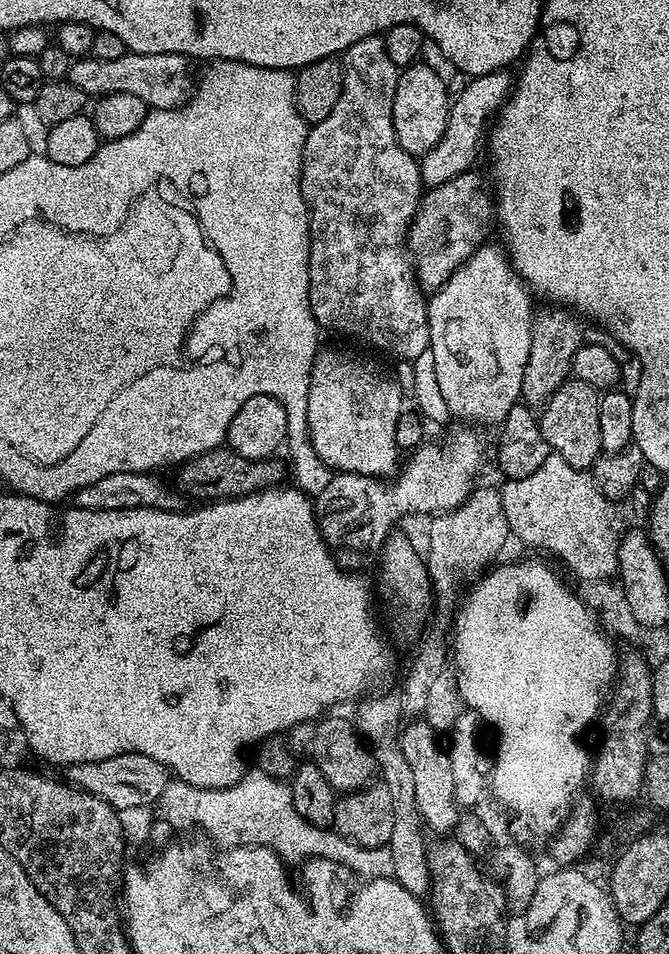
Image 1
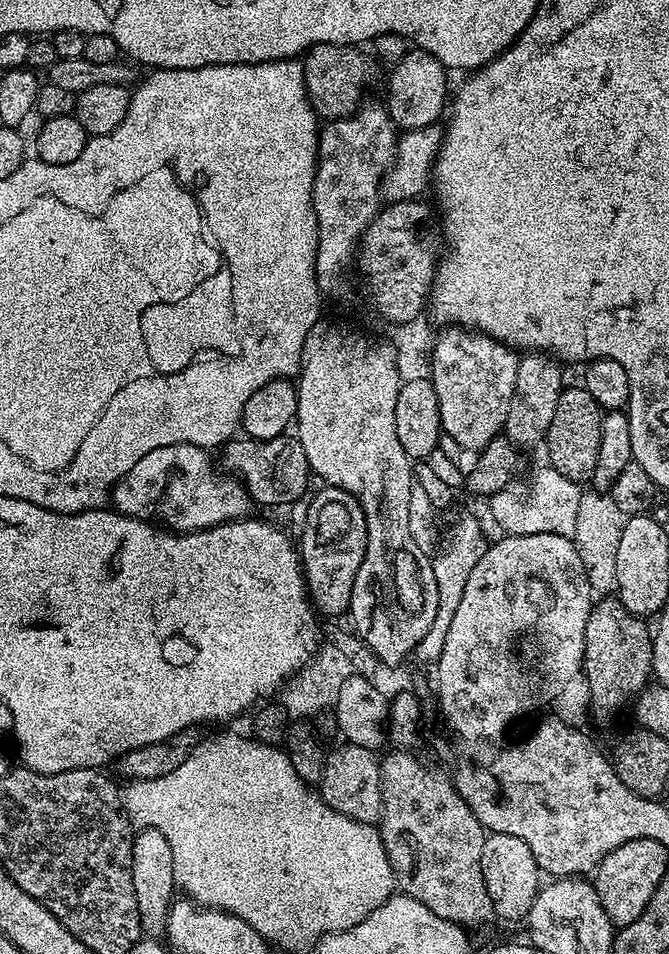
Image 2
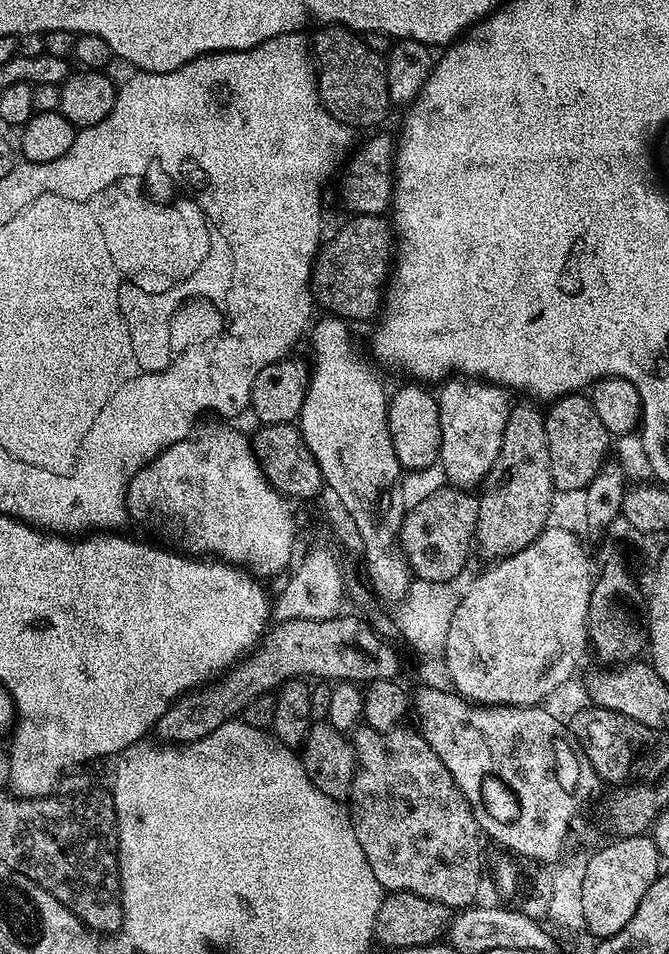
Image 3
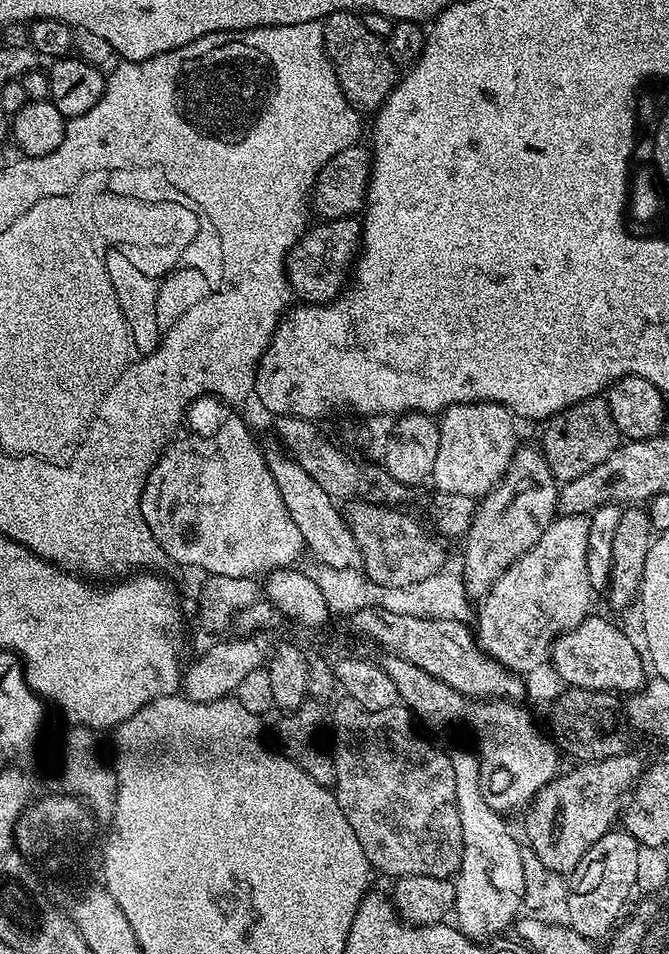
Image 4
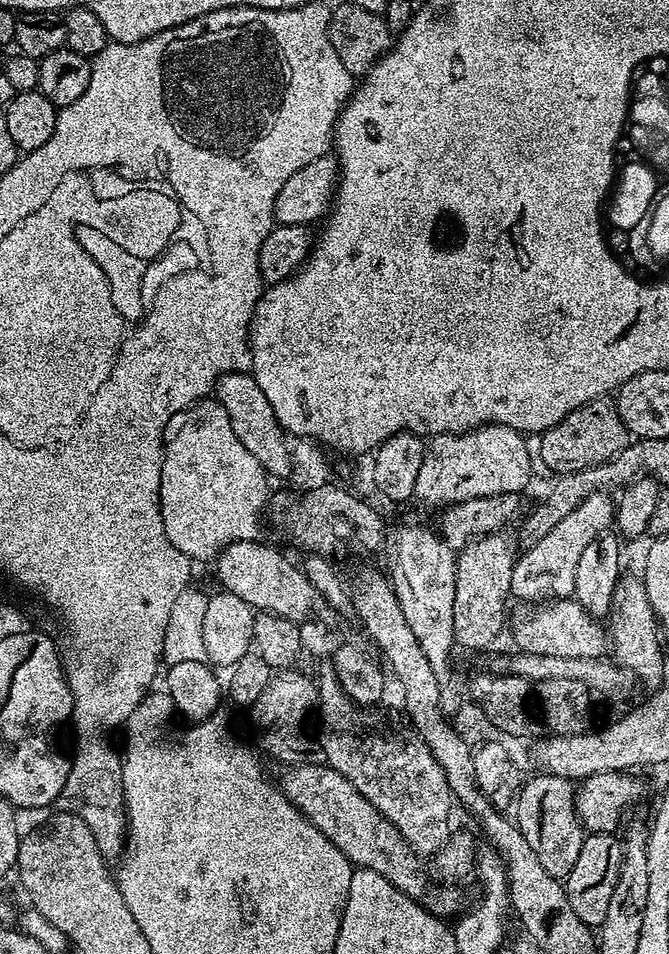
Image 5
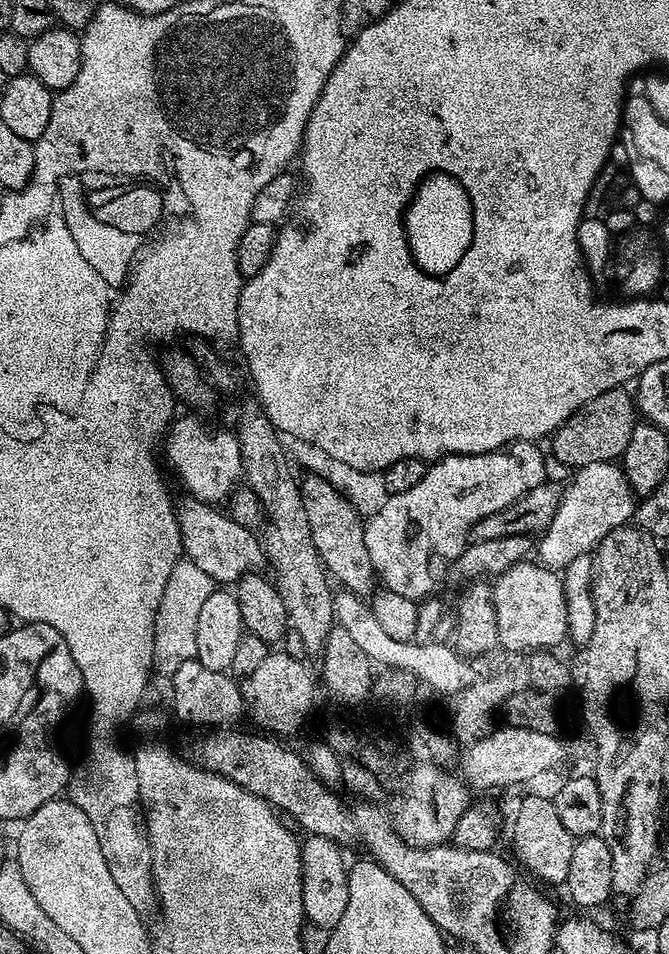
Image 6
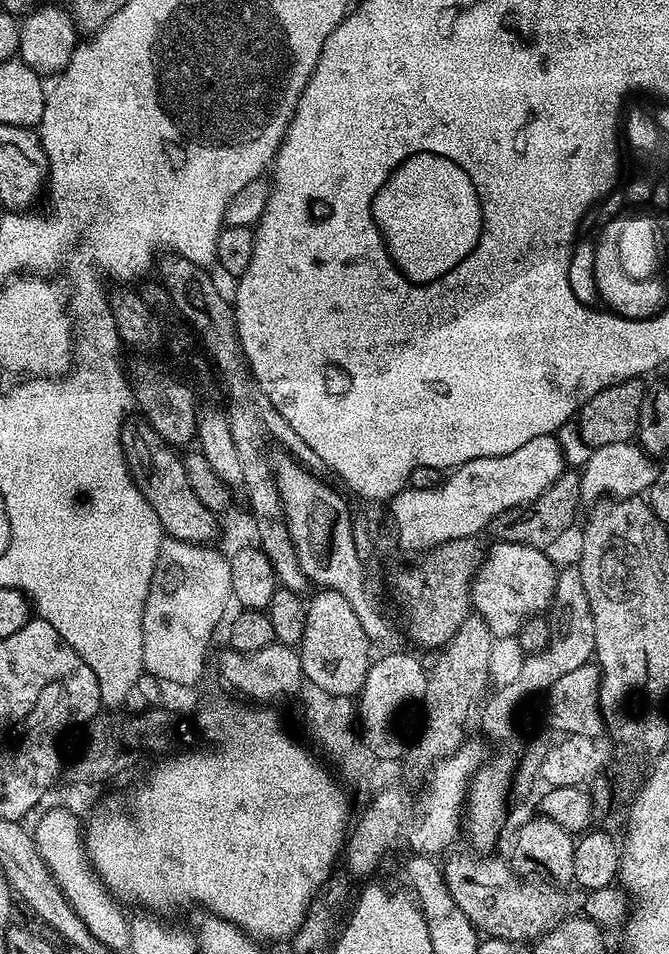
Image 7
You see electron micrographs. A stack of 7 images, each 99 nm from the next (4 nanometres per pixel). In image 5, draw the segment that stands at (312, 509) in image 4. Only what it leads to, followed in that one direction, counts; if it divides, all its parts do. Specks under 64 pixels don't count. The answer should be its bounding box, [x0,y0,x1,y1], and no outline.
[214,372,291,479]

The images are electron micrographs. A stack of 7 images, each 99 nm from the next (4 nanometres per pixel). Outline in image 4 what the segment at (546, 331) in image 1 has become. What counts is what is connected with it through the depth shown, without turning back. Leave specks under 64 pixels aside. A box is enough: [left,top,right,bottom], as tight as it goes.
[460,447,559,598]

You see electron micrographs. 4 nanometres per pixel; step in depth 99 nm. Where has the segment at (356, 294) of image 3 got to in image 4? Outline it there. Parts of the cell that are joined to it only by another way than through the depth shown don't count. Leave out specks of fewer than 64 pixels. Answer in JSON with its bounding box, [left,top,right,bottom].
[286,218,362,304]

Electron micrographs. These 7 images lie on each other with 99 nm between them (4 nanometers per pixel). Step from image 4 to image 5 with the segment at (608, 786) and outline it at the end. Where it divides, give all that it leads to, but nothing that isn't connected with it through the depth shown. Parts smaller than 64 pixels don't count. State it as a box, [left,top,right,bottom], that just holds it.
[514,775,586,878]

